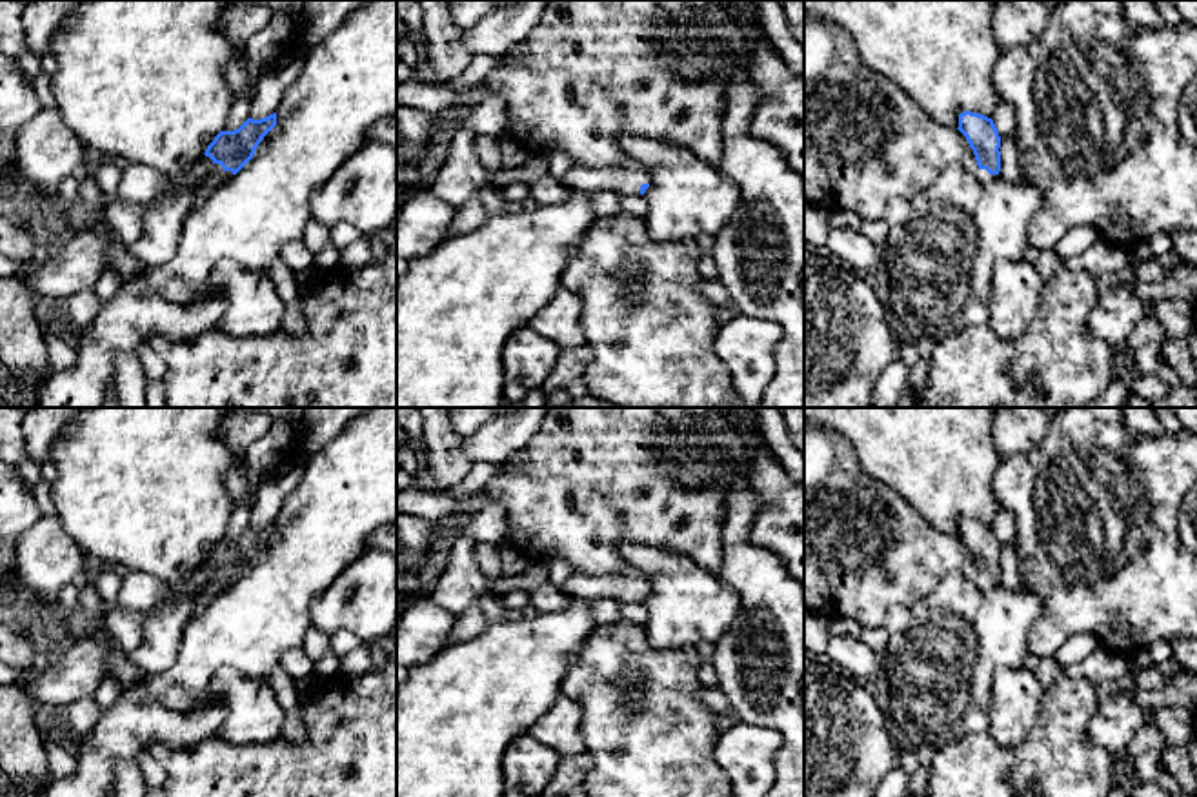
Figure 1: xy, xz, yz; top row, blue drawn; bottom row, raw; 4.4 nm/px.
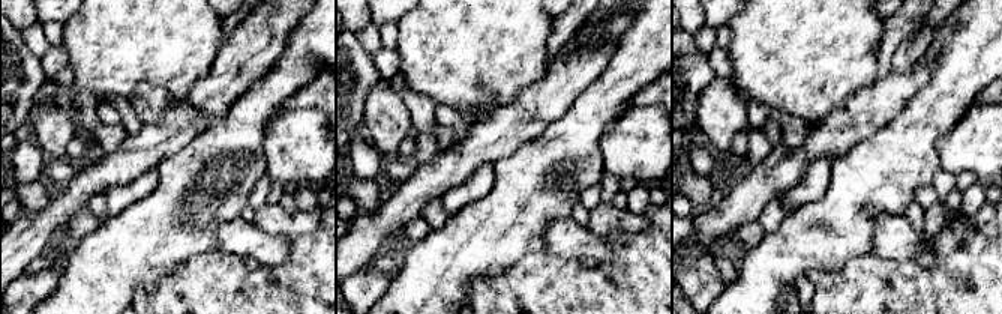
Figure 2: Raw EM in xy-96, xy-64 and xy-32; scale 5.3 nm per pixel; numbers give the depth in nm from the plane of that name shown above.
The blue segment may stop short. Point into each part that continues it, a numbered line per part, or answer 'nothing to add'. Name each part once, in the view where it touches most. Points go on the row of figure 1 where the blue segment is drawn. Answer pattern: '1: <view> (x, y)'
1: xy (173, 188)

